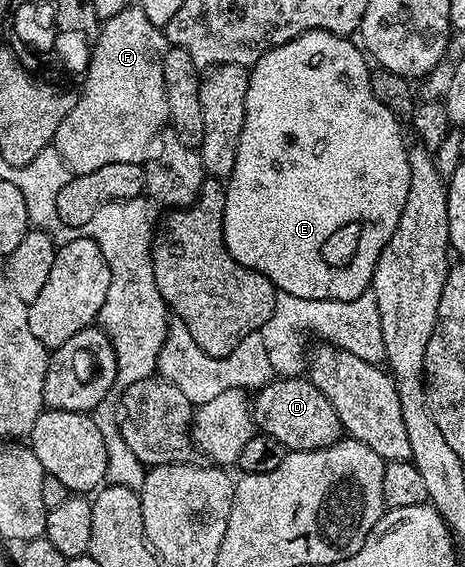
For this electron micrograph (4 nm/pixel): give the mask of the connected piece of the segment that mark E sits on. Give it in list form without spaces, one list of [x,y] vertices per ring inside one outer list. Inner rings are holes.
[[[312,30],[284,42],[284,46],[268,50],[268,54],[264,54],[254,63],[249,69],[248,98],[244,102],[244,130],[240,130],[236,162],[224,184],[226,205],[222,225],[228,254],[232,254],[232,258],[236,258],[240,266],[248,266],[264,274],[264,278],[271,280],[279,292],[287,292],[296,298],[306,300],[360,298],[371,287],[376,262],[388,238],[392,238],[396,222],[400,222],[400,214],[404,210],[404,198],[408,198],[410,154],[408,143],[406,144],[405,138],[402,137],[403,125],[398,117],[390,113],[388,106],[384,106],[375,98],[370,85],[371,65],[363,49],[357,43],[354,45],[352,41],[353,39],[324,30]]]

